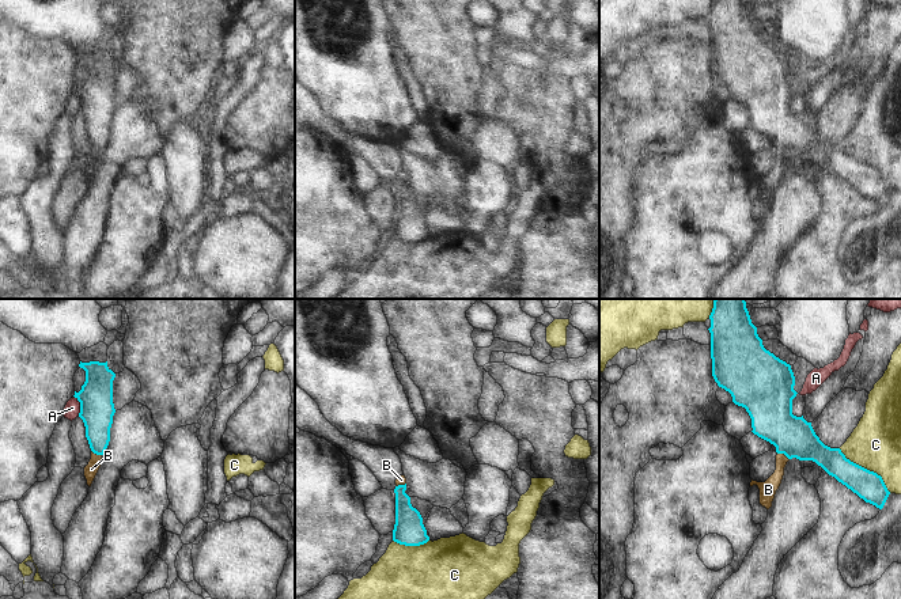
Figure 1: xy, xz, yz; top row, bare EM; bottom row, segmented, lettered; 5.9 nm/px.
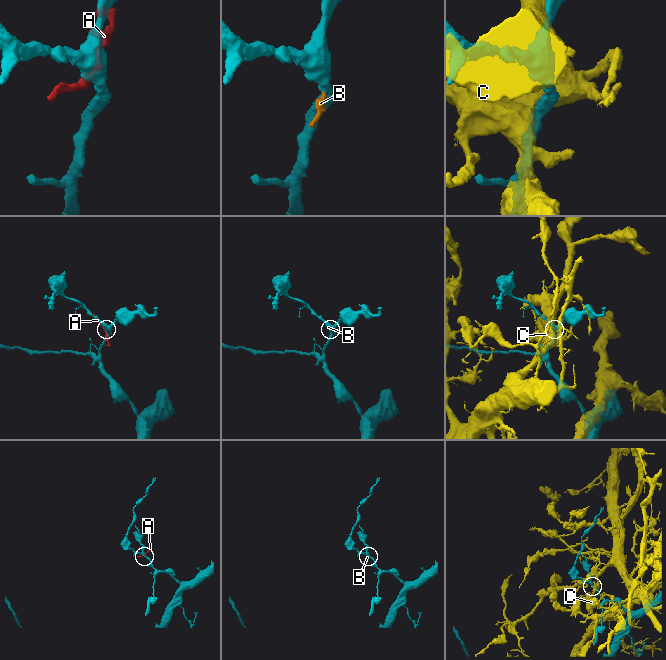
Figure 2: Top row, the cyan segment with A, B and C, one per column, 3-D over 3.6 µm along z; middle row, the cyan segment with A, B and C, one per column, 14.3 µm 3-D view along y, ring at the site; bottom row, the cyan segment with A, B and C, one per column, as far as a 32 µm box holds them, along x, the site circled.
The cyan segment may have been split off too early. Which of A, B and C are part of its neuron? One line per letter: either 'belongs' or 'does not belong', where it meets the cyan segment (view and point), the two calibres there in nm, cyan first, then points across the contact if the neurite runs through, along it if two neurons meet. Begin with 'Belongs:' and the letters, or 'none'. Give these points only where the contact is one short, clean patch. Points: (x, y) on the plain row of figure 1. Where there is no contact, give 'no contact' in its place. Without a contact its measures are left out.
Belongs: B
A: does not belong; meets cyan in xy at (80, 101); 200 nm thick on the cyan side, 90 nm on the other
B: belongs; meets cyan in yz at (783, 148); 260 nm thick on the cyan side, 100 nm on the other; runs through yz (772, 116), (783, 126), (783, 148), (779, 169), (768, 185)
C: does not belong; meets cyan in yz at (866, 165); 170 nm thick on the cyan side, 300 nm on the other

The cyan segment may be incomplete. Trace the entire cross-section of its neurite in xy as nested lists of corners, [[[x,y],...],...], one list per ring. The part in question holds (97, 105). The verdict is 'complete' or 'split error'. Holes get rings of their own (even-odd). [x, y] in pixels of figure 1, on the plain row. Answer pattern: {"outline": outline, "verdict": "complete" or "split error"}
{"outline": [[[80,57],[79,62],[86,67],[86,77],[73,92],[80,98],[79,113],[84,118],[86,133],[91,144],[91,155],[84,163],[87,181],[91,182],[110,137],[110,124],[116,109],[113,99],[116,69],[107,62],[107,57]]], "verdict": "split error"}

